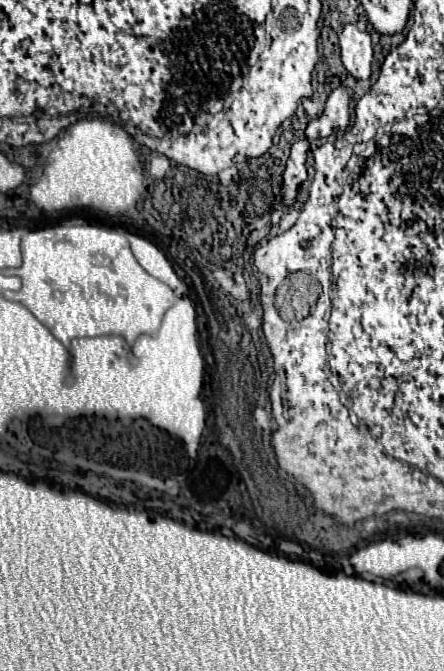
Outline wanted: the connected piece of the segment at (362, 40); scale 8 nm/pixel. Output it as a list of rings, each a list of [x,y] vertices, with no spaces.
[[[346,25],[340,33],[340,55],[346,71],[354,79],[368,79],[370,77],[370,65],[374,59],[372,51],[372,39],[366,31],[360,31],[356,25]]]

